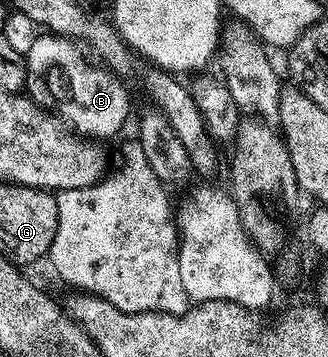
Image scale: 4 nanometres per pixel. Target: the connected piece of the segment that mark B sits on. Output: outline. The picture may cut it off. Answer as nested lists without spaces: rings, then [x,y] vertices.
[[[51,33],[40,34],[42,35],[31,43],[28,53],[26,51],[24,55],[24,89],[28,97],[43,109],[55,111],[63,122],[83,138],[99,139],[98,137],[110,137],[116,134],[123,127],[130,111],[127,84],[103,66],[95,66],[84,57],[80,58],[79,46],[73,40]]]

